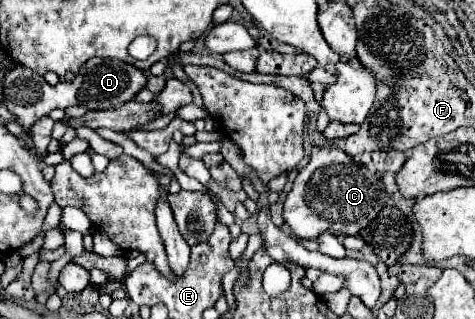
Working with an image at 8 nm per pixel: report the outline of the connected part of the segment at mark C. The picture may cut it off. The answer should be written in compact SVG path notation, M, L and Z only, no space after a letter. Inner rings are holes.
M313 146L309 164L299 170L293 190L287 194L283 218L297 238L315 240L323 232L331 232L335 236L355 236L379 216L387 198L391 196L385 192L379 174L353 162L353 158L341 148ZM341 220L345 220L345 224L341 224Z

